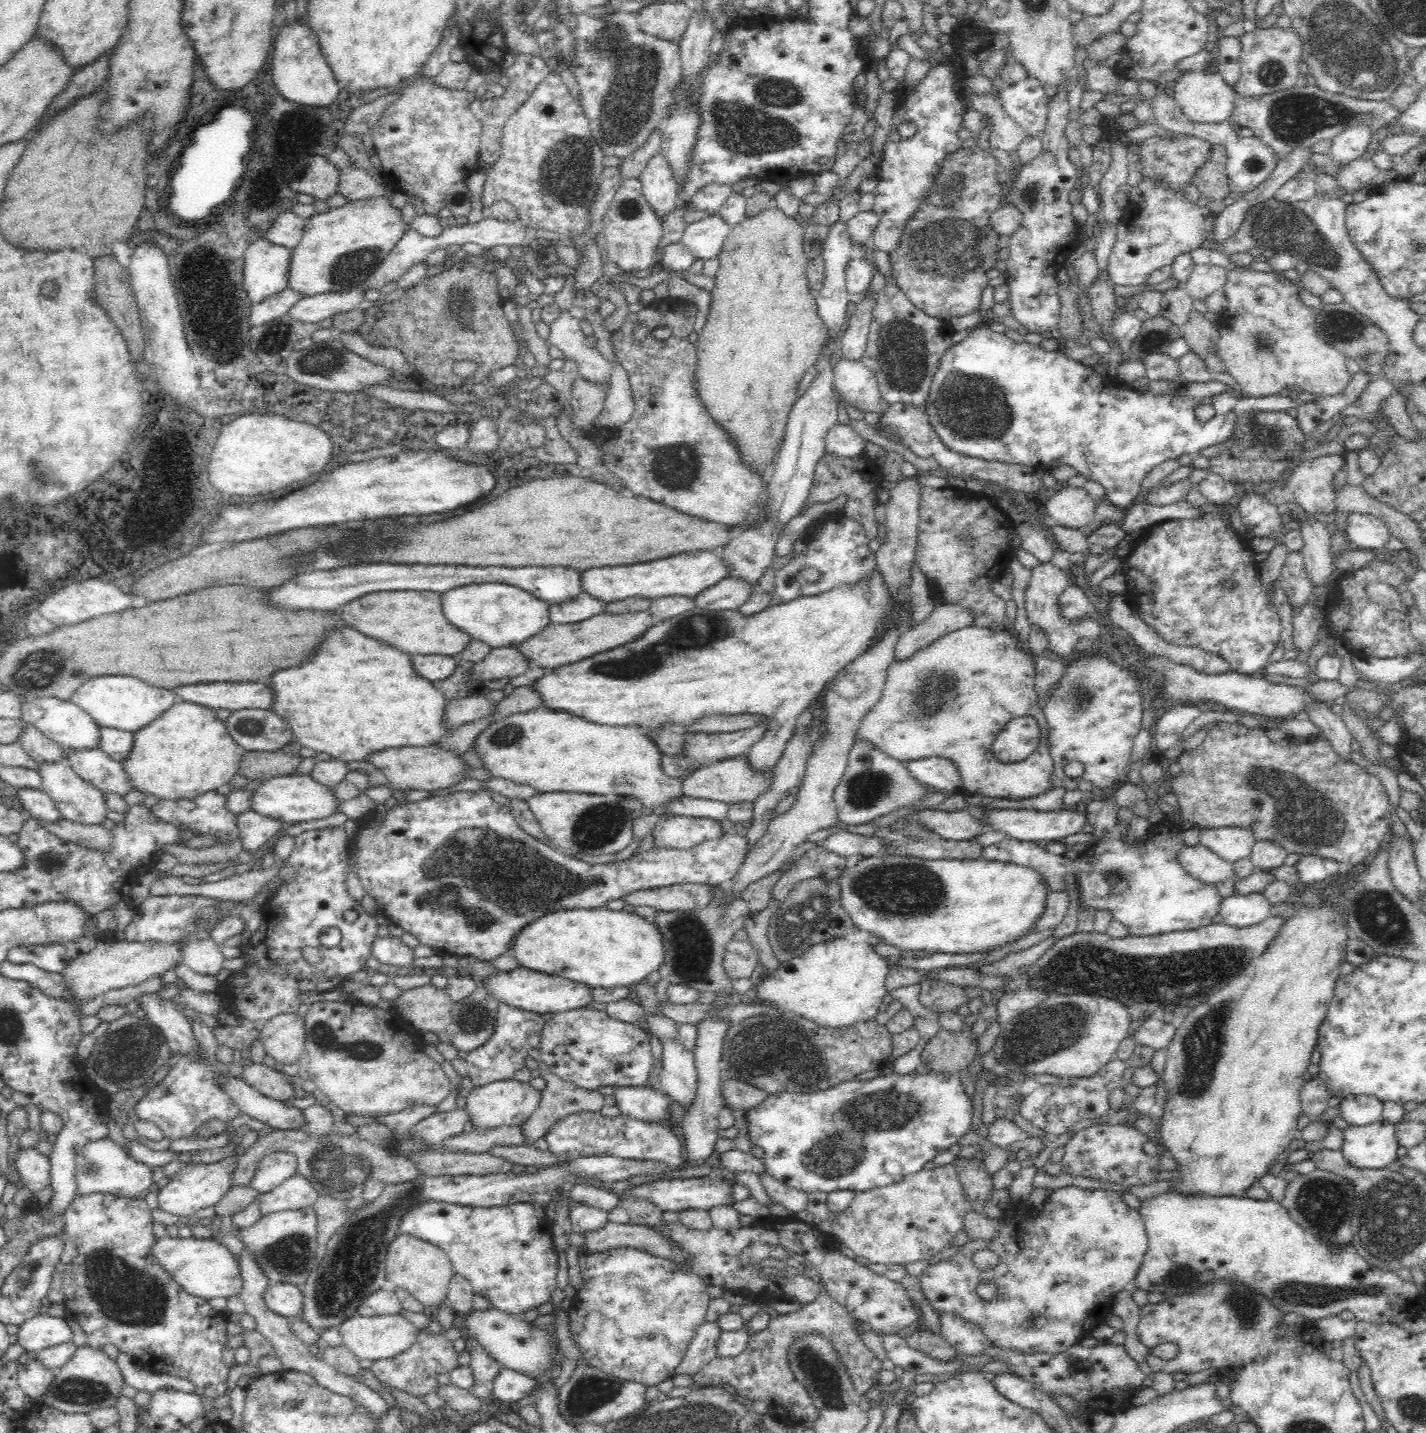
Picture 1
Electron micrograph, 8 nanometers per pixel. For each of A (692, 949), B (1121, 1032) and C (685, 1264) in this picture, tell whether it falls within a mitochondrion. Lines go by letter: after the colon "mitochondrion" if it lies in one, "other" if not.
A: mitochondrion
B: other
C: other

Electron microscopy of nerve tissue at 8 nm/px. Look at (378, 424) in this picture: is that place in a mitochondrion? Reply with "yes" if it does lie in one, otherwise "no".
yes

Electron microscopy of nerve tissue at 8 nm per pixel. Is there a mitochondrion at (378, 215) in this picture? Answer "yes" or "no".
no

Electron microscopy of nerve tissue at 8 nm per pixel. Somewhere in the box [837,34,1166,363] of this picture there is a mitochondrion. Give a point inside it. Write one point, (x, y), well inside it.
(947, 248)

